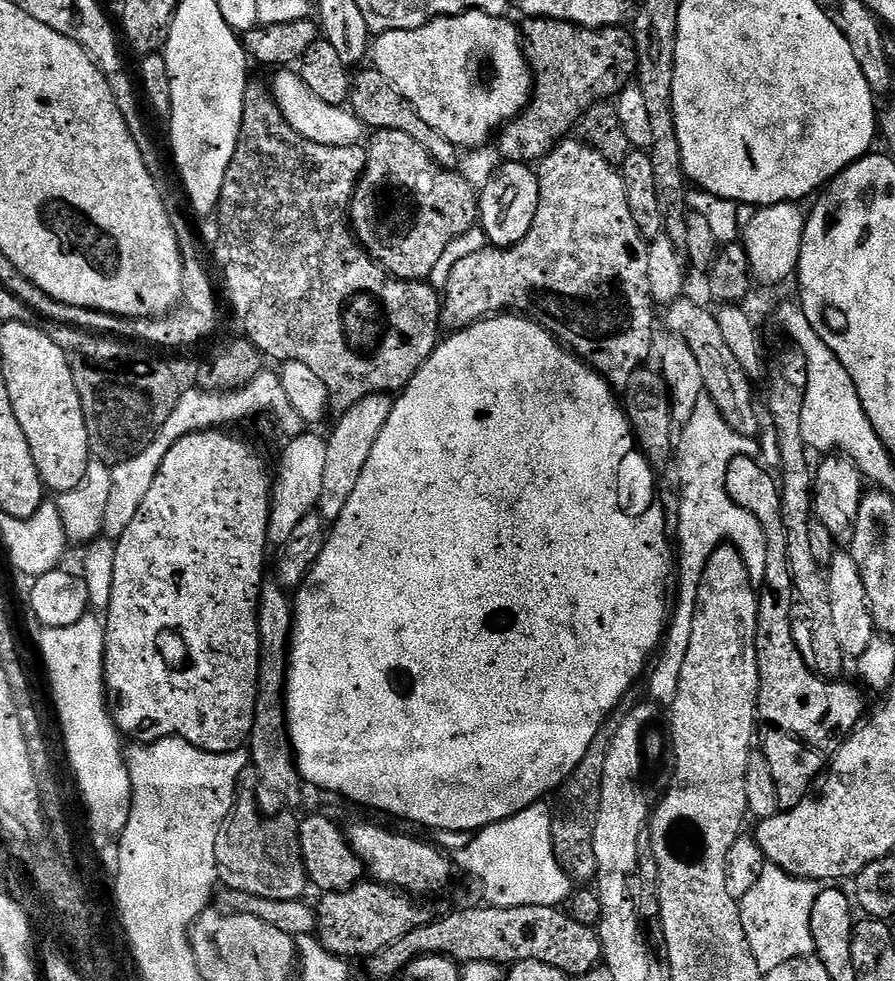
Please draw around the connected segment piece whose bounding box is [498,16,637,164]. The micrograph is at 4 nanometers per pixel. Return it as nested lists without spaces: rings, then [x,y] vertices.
[[[534,16],[523,21],[522,43],[524,57],[532,70],[532,98],[523,112],[509,120],[498,133],[500,152],[510,164],[539,162],[549,156],[569,135],[568,132],[579,125],[586,110],[595,104],[603,104],[619,97],[630,81],[637,75],[636,48],[633,33],[624,26],[615,28],[579,28],[565,20],[551,20]]]

